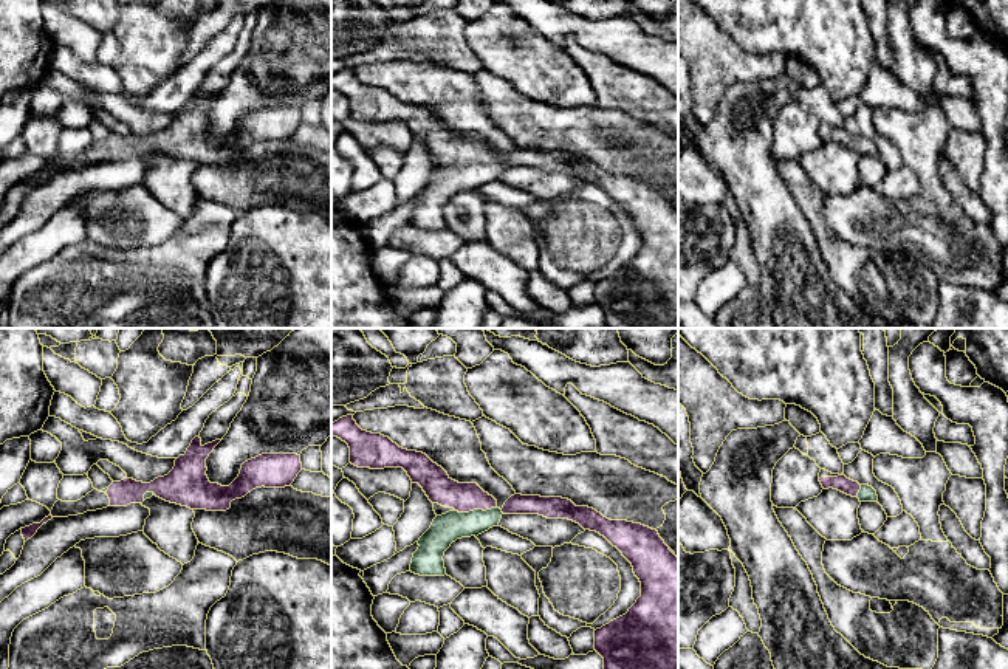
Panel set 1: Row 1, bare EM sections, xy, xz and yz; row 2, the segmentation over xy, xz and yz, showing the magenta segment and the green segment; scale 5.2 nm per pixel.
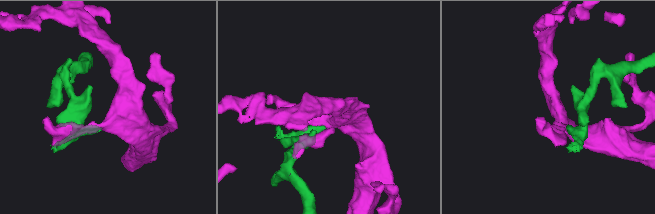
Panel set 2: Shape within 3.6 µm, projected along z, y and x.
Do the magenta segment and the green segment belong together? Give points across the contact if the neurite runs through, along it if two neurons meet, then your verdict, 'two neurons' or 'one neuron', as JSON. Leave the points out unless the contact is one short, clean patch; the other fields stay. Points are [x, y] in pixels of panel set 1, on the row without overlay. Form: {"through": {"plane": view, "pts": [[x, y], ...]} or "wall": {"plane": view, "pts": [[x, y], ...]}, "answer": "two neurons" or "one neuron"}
{"through": {"plane": "xz", "pts": [[463, 150], [474, 161], [459, 177], [446, 181]]}, "answer": "one neuron"}

